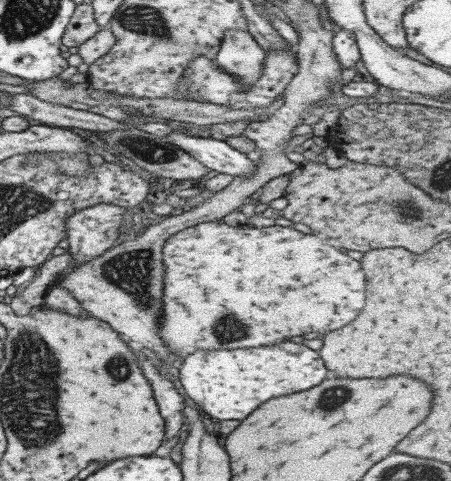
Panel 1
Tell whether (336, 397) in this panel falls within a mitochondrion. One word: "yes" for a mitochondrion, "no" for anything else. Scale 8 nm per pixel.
yes

